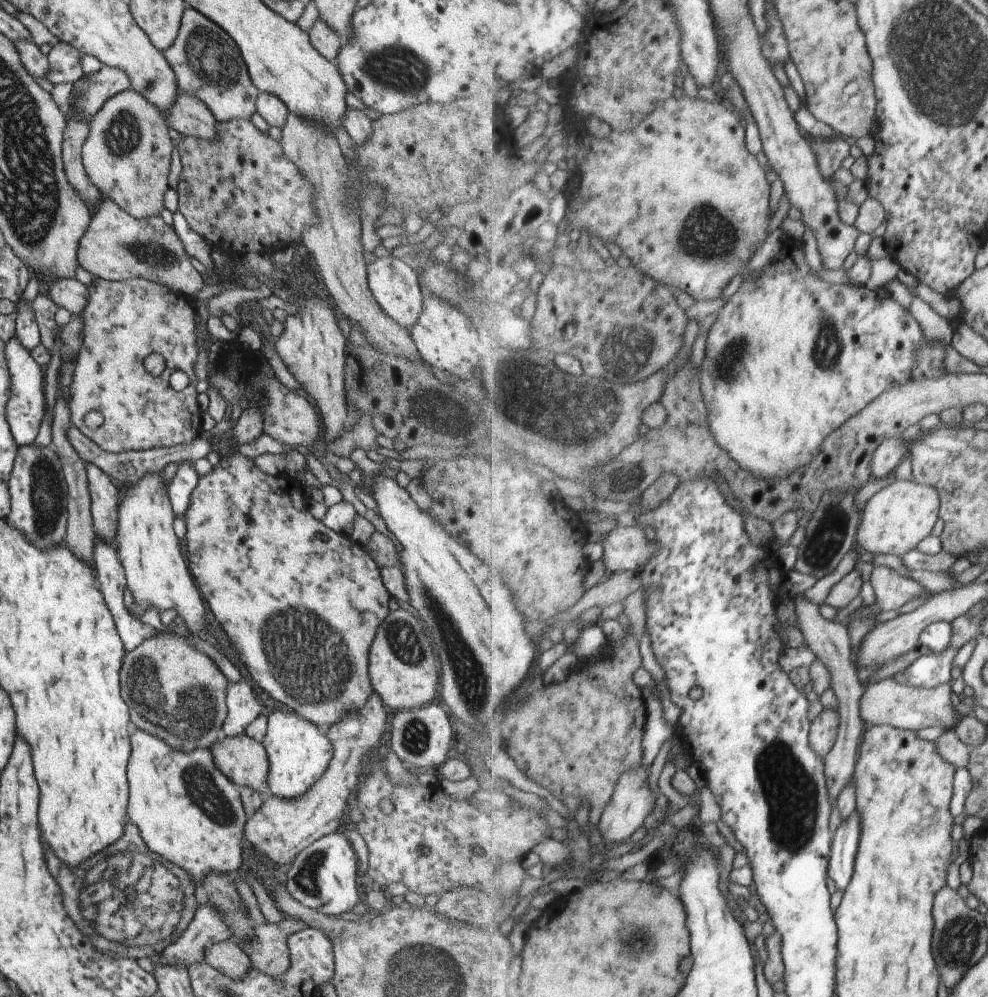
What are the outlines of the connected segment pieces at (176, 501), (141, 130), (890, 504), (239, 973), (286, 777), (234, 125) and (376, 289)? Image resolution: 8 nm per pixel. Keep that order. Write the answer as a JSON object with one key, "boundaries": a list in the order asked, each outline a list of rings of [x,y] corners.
{"boundaries":[[[[181,461],[171,482],[168,484],[170,507],[174,516],[184,518],[184,512],[189,502],[191,490],[195,488],[198,481],[198,474],[192,467],[193,462]]],[[[129,88],[124,91],[118,92],[108,98],[102,105],[101,108],[92,116],[88,124],[87,138],[85,138],[83,146],[81,147],[81,158],[82,163],[87,173],[90,183],[100,192],[101,198],[111,199],[119,208],[127,211],[133,218],[136,219],[151,219],[153,216],[159,216],[159,212],[163,207],[163,193],[168,188],[167,185],[167,173],[169,172],[169,158],[171,158],[171,139],[167,132],[169,132],[168,124],[162,112],[156,109],[146,98],[143,98],[142,94],[135,92]]],[[[896,480],[875,493],[862,507],[862,523],[857,544],[872,554],[894,554],[905,557],[931,536],[940,518],[942,501],[934,486],[922,485],[914,480]]],[[[231,939],[208,946],[204,950],[204,962],[232,981],[240,981],[252,968],[249,957]]],[[[283,706],[280,710],[266,714],[266,731],[261,744],[268,760],[269,793],[286,799],[300,797],[317,782],[332,757],[327,735],[321,734],[315,723],[301,718],[296,712]]],[[[249,119],[216,121],[216,137],[195,138],[185,135],[178,142],[177,152],[182,172],[178,178],[178,209],[187,226],[195,231],[211,250],[228,252],[243,258],[249,251],[269,256],[273,251],[292,243],[301,243],[301,233],[318,222],[314,209],[314,184],[284,155],[280,142],[259,131]]],[[[379,257],[366,266],[366,283],[380,309],[405,328],[415,324],[421,312],[422,294],[416,270],[402,258]]]]}

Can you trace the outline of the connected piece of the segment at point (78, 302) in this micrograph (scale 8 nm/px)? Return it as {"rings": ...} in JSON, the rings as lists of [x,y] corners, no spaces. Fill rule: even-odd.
{"rings":[[[61,277],[46,287],[46,294],[57,308],[65,308],[72,316],[77,316],[86,305],[89,292],[87,286],[76,279]]]}

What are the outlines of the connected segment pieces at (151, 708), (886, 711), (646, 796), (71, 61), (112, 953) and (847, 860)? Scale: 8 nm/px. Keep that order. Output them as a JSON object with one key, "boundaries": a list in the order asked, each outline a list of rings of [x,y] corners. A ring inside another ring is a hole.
{"boundaries":[[[[176,619],[164,631],[157,631],[154,636],[144,638],[133,650],[124,651],[119,669],[121,698],[127,705],[131,728],[155,735],[174,749],[207,749],[215,742],[225,720],[226,690],[230,684],[211,658],[189,643],[191,635],[182,633],[180,628]]],[[[893,677],[871,685],[860,700],[860,715],[867,726],[893,725],[899,729],[917,731],[940,725],[944,730],[957,728],[965,718],[953,708],[951,692],[958,693],[953,683],[945,683],[934,689],[922,689],[902,685]]],[[[641,767],[637,771],[632,769],[623,774],[609,804],[603,812],[598,813],[599,830],[607,842],[616,845],[623,844],[623,842],[629,844],[631,836],[643,826],[645,818],[651,814],[651,810],[655,806],[655,796],[651,794],[651,790],[647,786],[647,775],[648,773]]],[[[57,41],[46,54],[48,71],[44,78],[49,82],[69,82],[73,84],[83,78],[81,54],[66,42]]],[[[128,818],[124,822],[122,835],[105,849],[87,858],[86,864],[68,867],[49,848],[43,852],[43,858],[71,922],[88,938],[96,953],[112,959],[127,957],[136,961],[138,958],[152,959],[163,954],[173,939],[185,930],[199,906],[193,897],[195,886],[192,876],[180,866],[171,867],[171,863],[166,864],[162,856],[149,850],[138,828]]],[[[856,809],[846,821],[841,822],[832,842],[828,873],[839,890],[845,890],[853,878],[860,838],[861,817]]]]}

